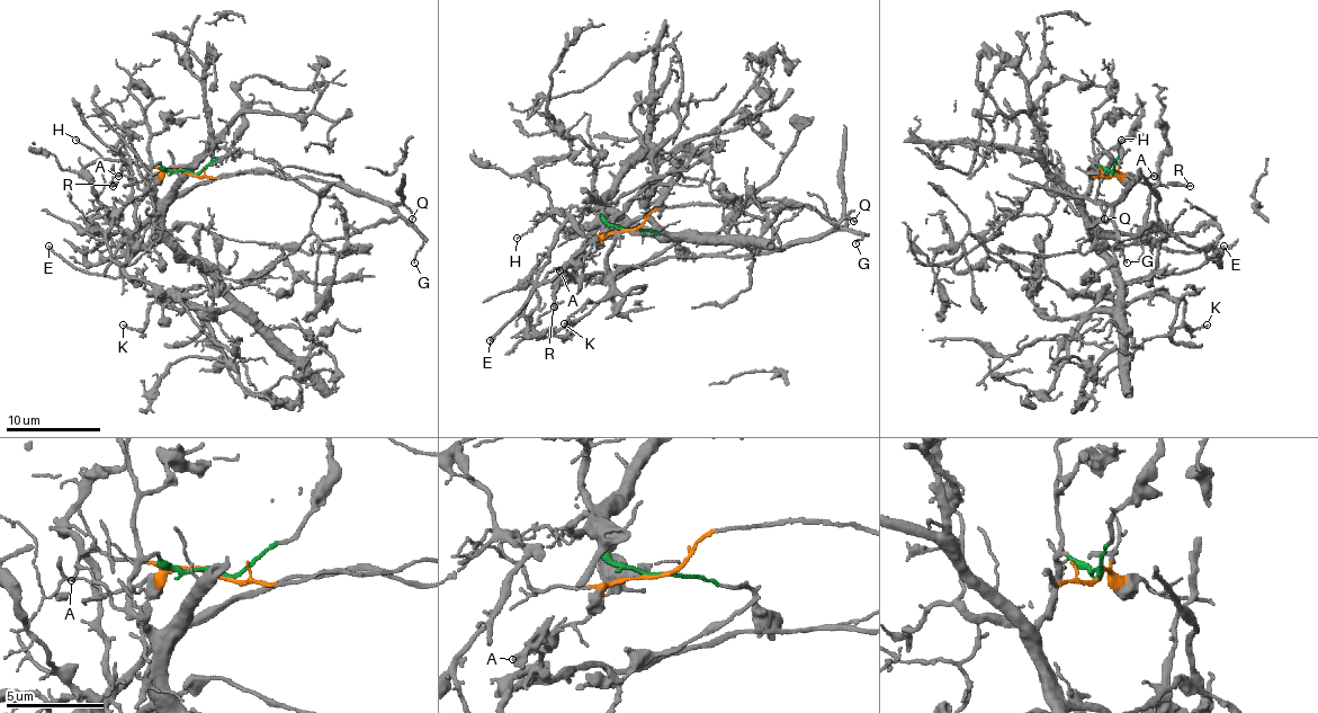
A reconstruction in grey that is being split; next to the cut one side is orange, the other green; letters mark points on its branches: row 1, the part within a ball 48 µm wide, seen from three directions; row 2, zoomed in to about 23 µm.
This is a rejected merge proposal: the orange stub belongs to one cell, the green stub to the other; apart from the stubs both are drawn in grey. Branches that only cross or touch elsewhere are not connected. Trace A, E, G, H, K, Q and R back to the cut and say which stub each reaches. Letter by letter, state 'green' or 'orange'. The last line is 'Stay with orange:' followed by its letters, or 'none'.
A: orange
E: orange
G: orange
H: orange
K: green
Q: orange
R: orange
Stay with orange: A, E, G, H, Q, R

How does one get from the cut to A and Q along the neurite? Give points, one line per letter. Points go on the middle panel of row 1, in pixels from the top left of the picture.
A: (629, 230), (610, 232), (592, 252), (580, 256), (558, 269)
Q: (629, 230), (655, 208), (717, 203), (759, 215), (782, 248), (830, 232), (849, 217), (853, 220)

